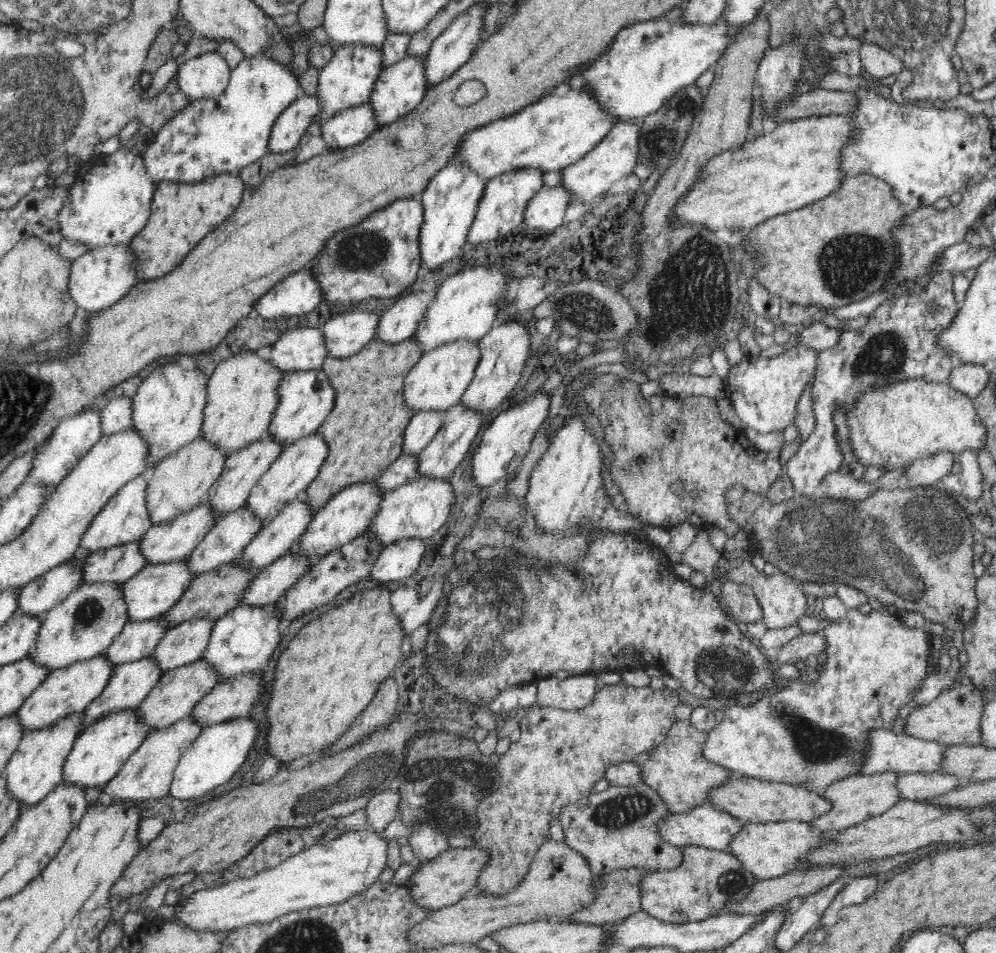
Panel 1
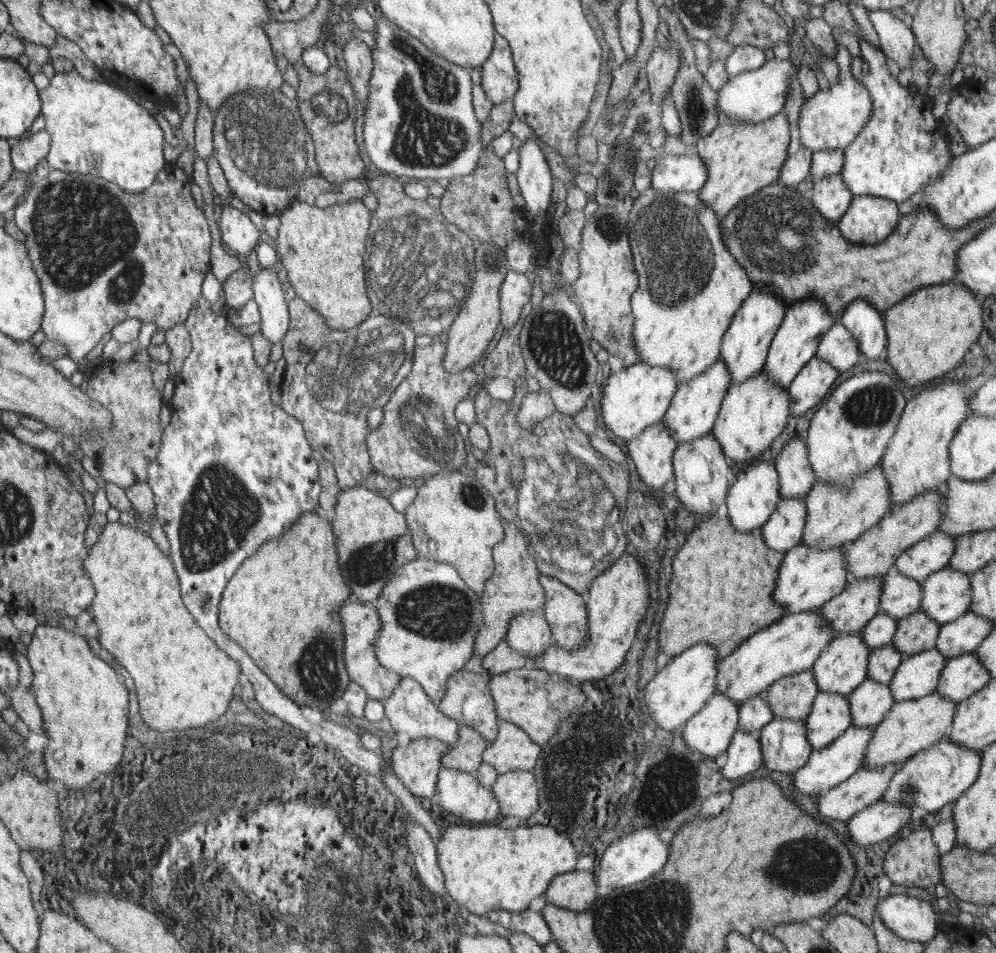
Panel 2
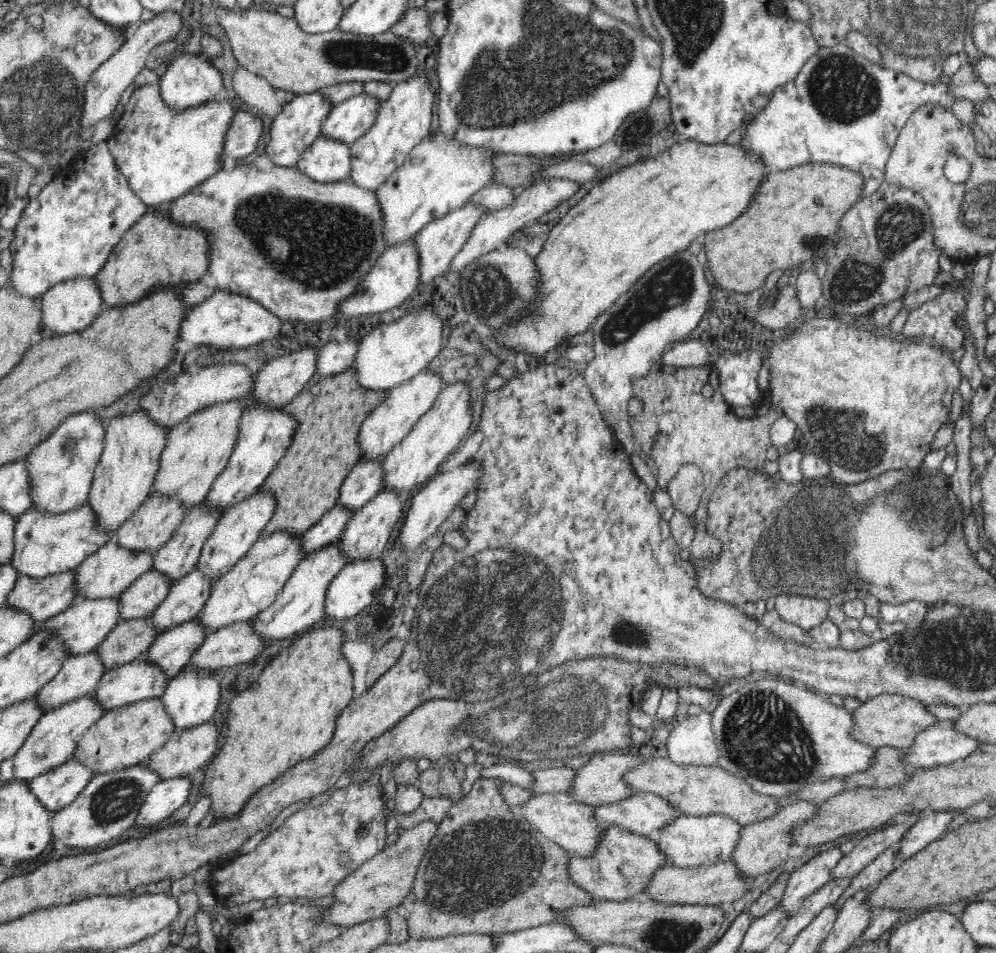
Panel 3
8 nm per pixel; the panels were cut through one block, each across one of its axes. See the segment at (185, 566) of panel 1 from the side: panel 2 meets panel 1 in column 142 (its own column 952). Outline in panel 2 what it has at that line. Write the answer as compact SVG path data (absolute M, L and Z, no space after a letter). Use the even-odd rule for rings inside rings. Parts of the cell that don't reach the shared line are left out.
M945 567L928 576L922 586L920 610L940 626L961 618L972 603L971 575Z

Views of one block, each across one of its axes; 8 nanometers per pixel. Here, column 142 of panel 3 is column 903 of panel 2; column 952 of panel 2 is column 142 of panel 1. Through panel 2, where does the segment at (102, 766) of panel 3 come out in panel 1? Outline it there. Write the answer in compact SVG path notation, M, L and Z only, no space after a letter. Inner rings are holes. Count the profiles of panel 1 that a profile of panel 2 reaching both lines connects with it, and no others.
M202 658L184 666L167 670L148 694L148 697L144 698L136 713L151 731L170 726L190 715L198 702L210 694L219 681L216 669Z

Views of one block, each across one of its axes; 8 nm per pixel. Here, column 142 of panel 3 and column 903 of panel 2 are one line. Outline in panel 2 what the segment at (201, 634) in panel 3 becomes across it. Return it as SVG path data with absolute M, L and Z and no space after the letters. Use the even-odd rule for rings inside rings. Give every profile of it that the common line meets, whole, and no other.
M892 643L872 649L869 654L867 678L880 684L890 684L903 659L904 655Z

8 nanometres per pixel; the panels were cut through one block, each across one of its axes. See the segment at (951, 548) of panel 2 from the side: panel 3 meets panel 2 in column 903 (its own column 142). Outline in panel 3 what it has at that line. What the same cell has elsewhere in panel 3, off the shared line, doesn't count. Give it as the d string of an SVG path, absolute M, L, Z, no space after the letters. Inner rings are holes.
M114 540L103 544L95 554L88 556L74 571L76 577L76 595L80 599L118 598L126 588L129 588L142 574L152 570L154 564L152 553L136 553L120 546Z

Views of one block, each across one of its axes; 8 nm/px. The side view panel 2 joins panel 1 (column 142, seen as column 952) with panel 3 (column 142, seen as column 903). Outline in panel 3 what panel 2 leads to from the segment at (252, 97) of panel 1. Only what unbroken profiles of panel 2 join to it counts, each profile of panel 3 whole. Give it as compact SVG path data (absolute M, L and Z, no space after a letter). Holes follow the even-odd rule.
M146 84L135 90L126 104L126 110L113 127L111 136L106 141L109 152L115 160L115 166L125 176L133 193L148 207L166 205L181 197L197 184L204 182L222 169L222 150L224 150L224 133L232 124L241 106L232 97L219 97L194 109L184 111L172 110L164 103L159 94L159 84Z

